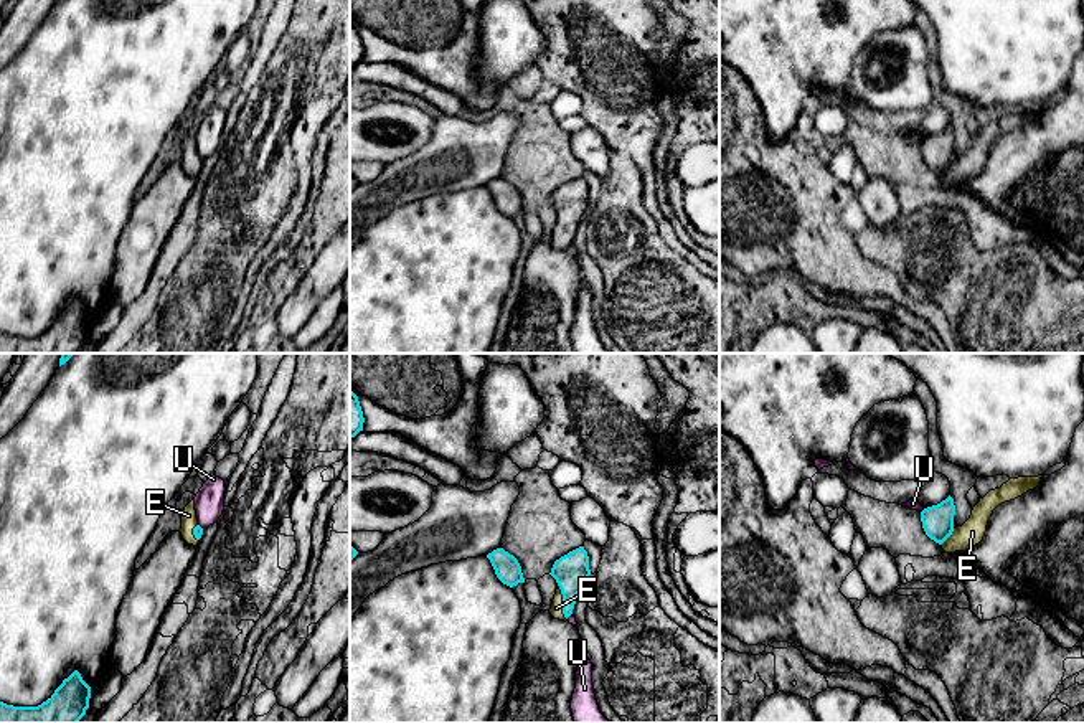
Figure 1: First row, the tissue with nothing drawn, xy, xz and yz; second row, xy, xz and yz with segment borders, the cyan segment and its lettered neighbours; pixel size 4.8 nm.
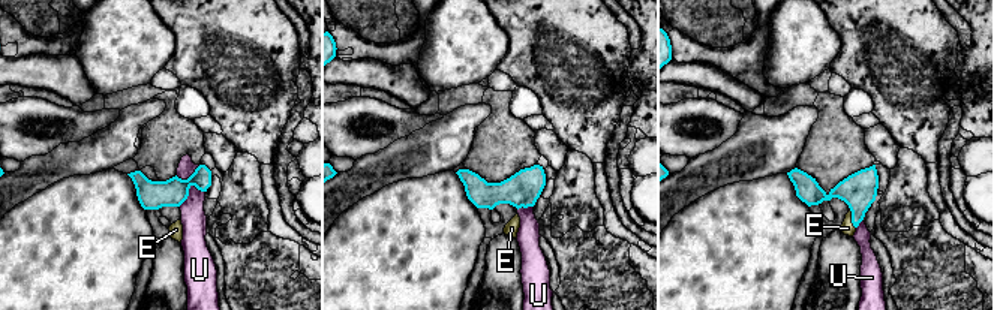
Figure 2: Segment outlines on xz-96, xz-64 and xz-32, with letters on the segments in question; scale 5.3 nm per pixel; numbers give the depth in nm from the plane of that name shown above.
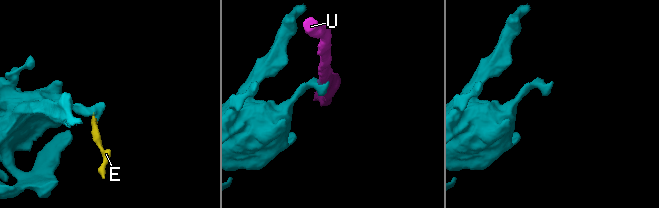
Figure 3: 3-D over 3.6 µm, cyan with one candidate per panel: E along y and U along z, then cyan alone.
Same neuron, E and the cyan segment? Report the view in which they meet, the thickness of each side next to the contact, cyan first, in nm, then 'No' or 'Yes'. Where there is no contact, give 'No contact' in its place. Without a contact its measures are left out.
Touches cyan in xz. Thickness 180 nm (cyan) against 60 nm. Yes

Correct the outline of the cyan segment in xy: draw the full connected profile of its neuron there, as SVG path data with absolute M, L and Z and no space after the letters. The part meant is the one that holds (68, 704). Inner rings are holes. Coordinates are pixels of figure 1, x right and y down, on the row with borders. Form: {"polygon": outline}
{"polygon": "M74 670L38 706L13 706L0 702L0 723L78 723L89 708L91 687Z"}

